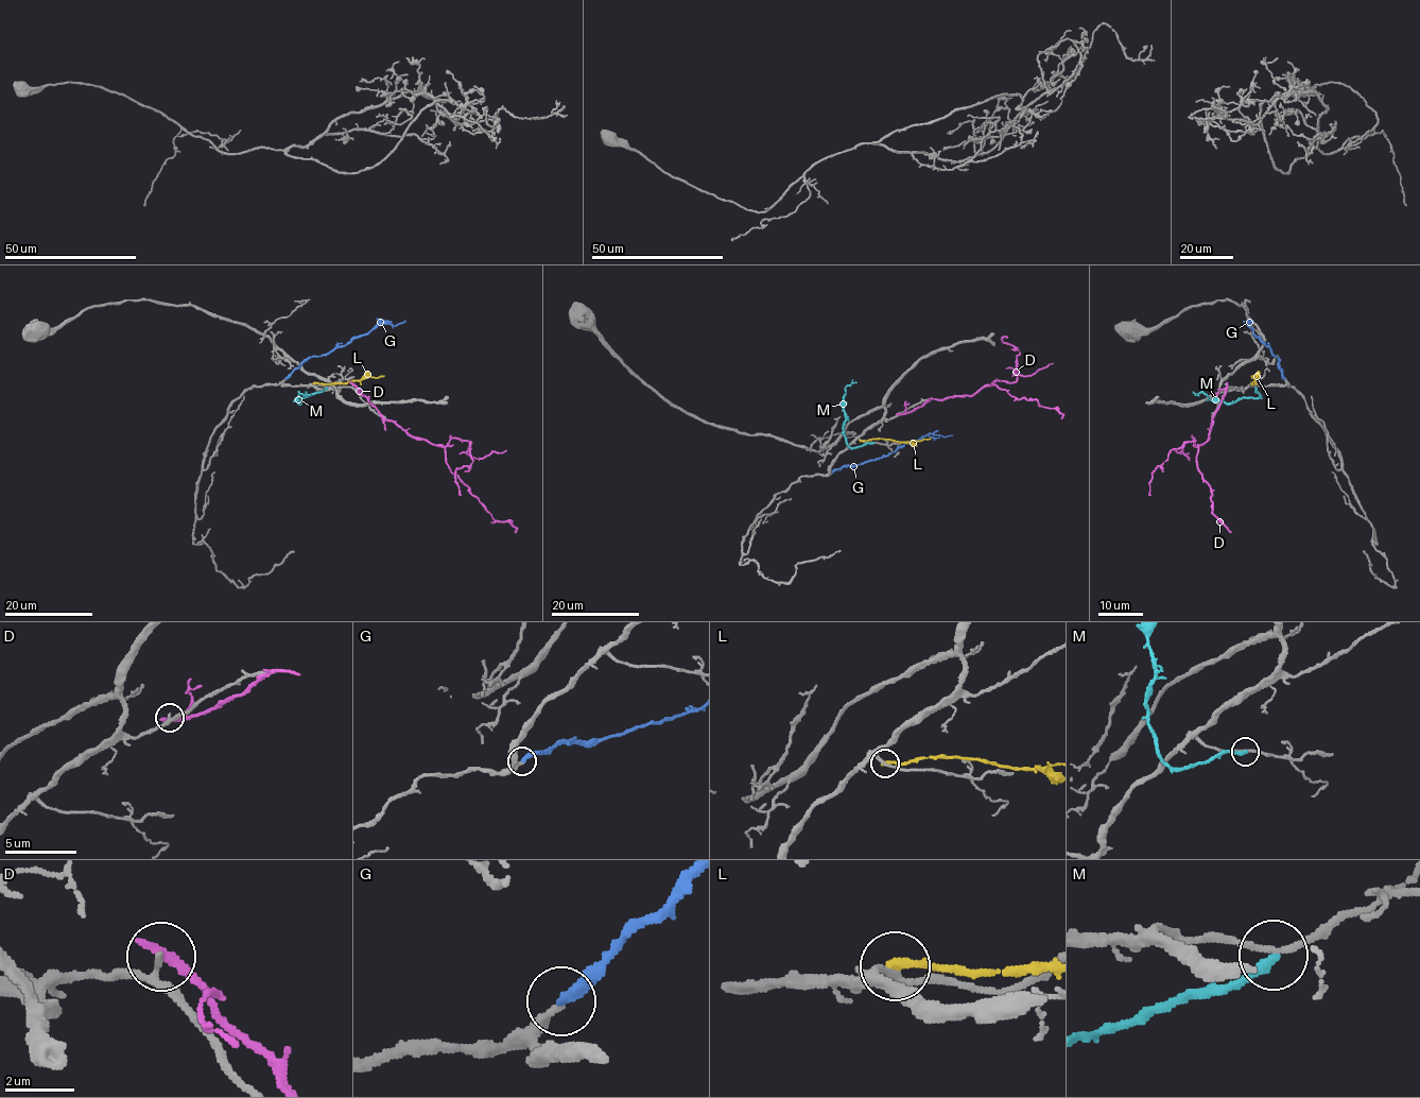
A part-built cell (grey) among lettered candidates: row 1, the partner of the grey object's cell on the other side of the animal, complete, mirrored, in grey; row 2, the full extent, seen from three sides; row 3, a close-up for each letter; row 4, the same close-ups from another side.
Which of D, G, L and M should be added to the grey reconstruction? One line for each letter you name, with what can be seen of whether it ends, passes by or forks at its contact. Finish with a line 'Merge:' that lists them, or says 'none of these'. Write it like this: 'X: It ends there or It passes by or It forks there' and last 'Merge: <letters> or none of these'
G: It ends there
Merge: G

